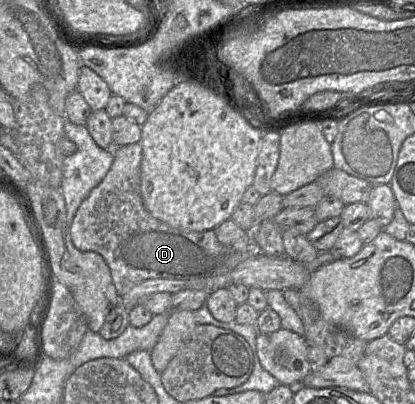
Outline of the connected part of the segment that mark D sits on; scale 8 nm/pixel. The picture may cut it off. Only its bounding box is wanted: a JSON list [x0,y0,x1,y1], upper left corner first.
[70,142,259,297]

